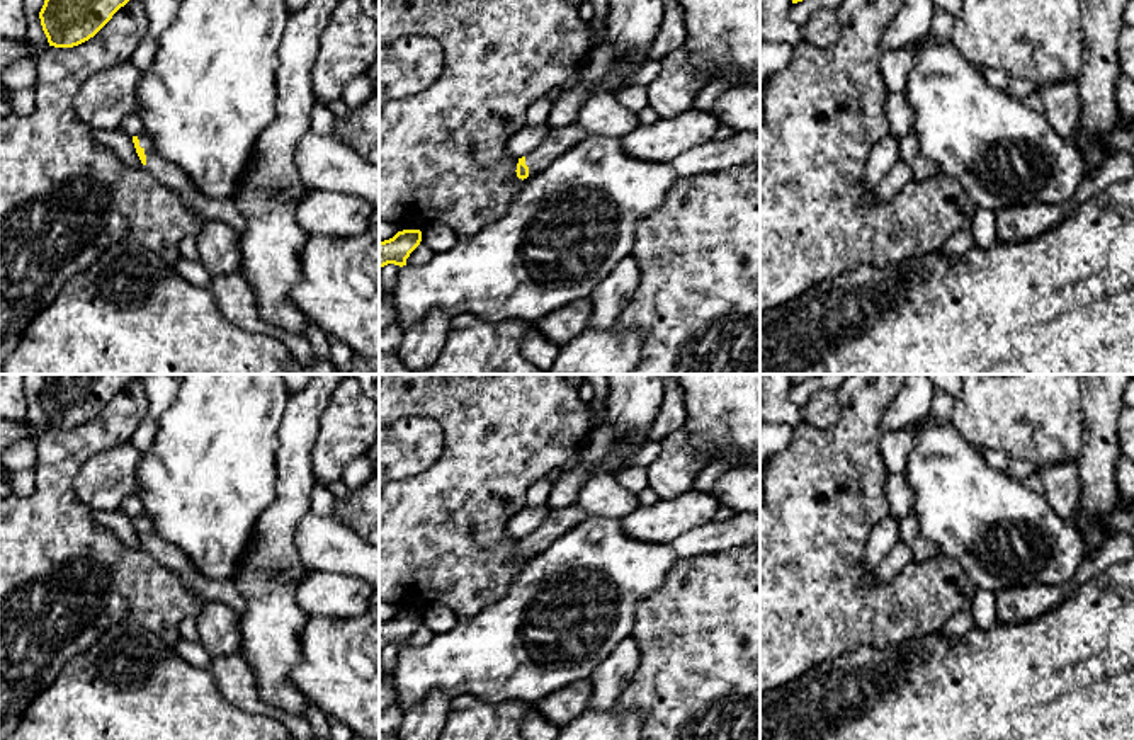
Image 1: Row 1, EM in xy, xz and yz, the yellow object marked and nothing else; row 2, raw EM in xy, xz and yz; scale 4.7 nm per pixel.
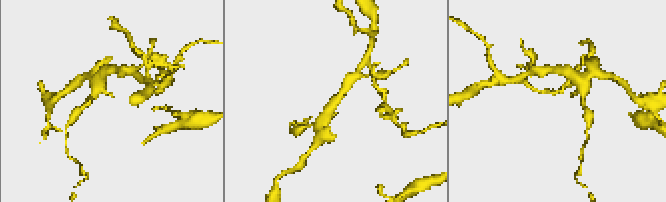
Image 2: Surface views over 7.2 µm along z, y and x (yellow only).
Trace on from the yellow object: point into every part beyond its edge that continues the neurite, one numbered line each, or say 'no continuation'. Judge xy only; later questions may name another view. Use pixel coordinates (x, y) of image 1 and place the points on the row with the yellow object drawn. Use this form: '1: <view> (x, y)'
1: xy (225, 210)

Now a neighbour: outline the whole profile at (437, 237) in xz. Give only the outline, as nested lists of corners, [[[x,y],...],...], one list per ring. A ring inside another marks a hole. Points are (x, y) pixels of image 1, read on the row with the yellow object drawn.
[[[430,225],[422,230],[422,242],[435,253],[452,248],[457,240],[457,235],[445,225]]]

